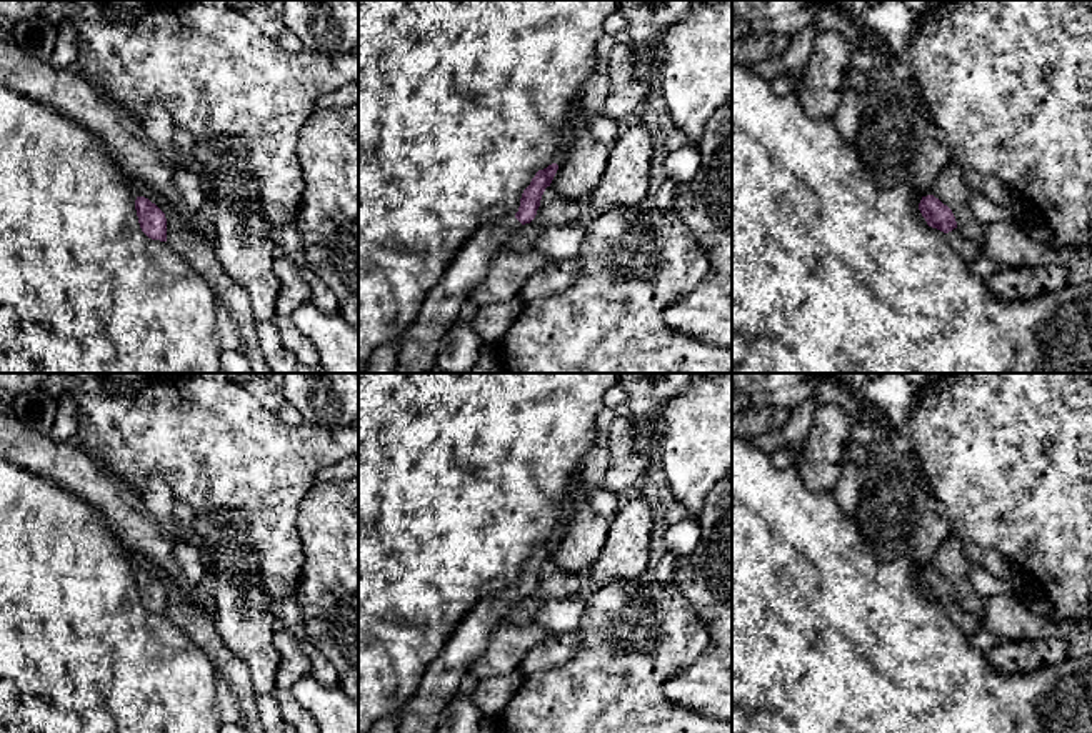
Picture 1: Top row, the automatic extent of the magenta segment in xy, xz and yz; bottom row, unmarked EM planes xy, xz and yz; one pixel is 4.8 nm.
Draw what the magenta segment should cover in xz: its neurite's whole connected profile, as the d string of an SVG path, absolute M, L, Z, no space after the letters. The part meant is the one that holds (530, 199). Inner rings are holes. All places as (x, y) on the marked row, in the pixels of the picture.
M557 163L538 170L522 193L518 212L485 225L457 252L403 333L393 373L428 373L435 366L442 337L457 323L468 295L482 283L492 258L503 250L510 235L535 218L557 170Z

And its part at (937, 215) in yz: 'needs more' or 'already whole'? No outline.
needs more

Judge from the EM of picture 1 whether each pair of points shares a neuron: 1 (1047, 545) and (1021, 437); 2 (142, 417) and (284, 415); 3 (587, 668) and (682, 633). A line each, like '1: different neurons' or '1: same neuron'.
1: same neuron
2: different neurons
3: same neuron

